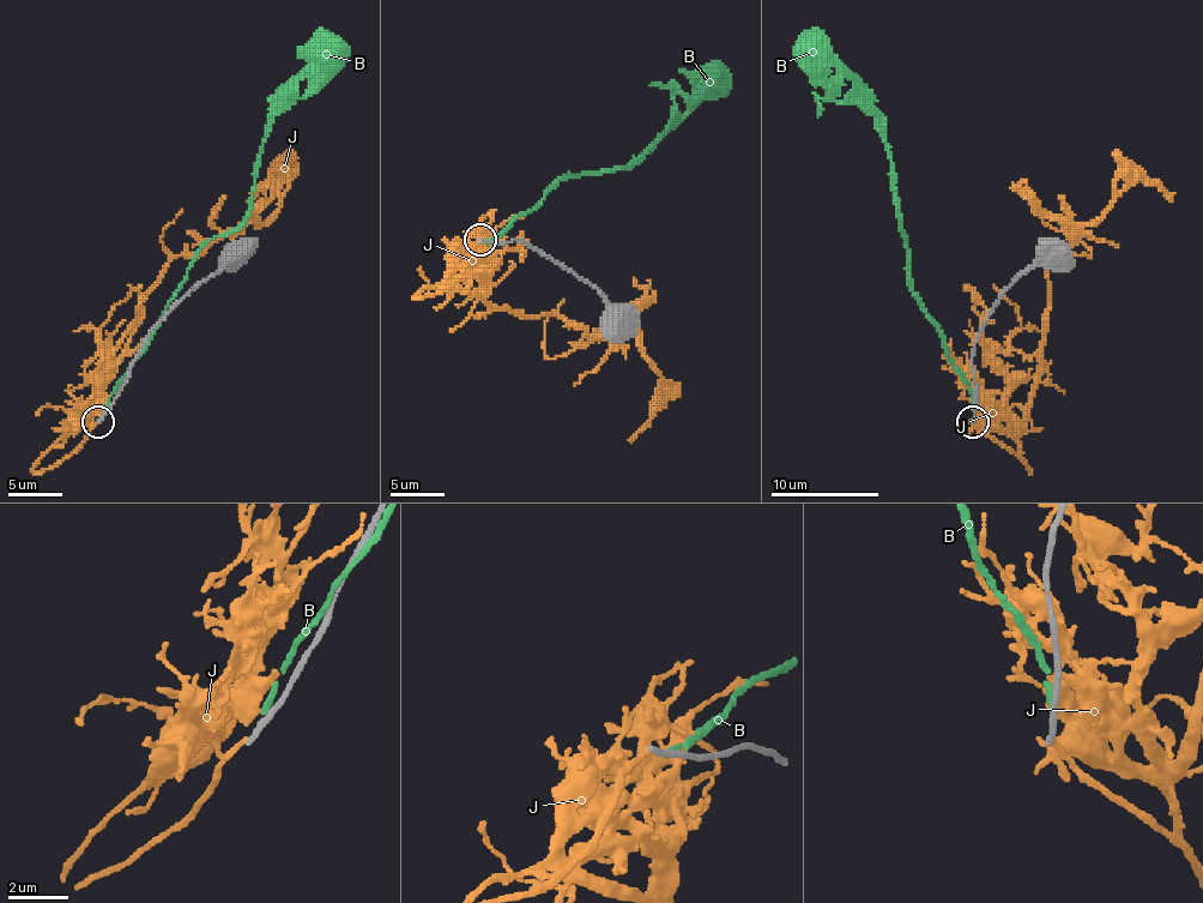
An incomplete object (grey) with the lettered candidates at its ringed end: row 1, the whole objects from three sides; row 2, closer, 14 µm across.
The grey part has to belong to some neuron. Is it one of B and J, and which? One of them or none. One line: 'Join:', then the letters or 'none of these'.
Join: none of these

